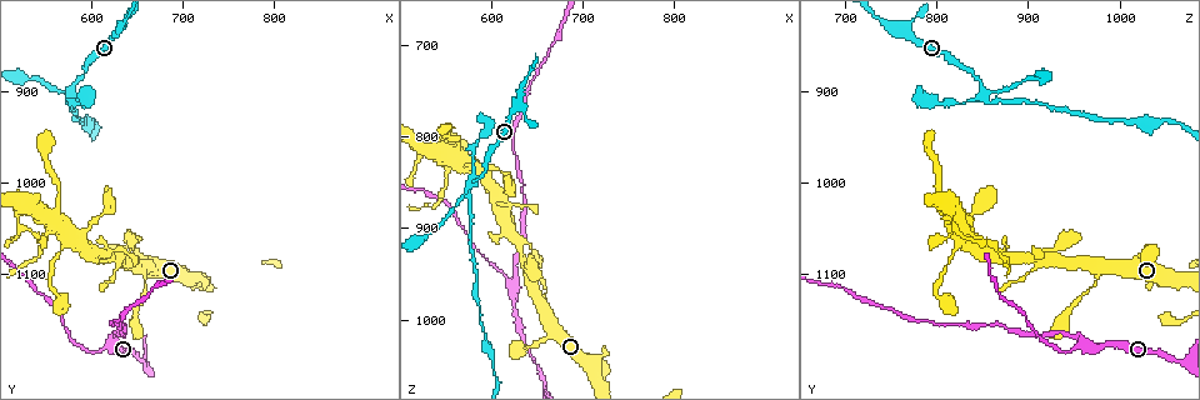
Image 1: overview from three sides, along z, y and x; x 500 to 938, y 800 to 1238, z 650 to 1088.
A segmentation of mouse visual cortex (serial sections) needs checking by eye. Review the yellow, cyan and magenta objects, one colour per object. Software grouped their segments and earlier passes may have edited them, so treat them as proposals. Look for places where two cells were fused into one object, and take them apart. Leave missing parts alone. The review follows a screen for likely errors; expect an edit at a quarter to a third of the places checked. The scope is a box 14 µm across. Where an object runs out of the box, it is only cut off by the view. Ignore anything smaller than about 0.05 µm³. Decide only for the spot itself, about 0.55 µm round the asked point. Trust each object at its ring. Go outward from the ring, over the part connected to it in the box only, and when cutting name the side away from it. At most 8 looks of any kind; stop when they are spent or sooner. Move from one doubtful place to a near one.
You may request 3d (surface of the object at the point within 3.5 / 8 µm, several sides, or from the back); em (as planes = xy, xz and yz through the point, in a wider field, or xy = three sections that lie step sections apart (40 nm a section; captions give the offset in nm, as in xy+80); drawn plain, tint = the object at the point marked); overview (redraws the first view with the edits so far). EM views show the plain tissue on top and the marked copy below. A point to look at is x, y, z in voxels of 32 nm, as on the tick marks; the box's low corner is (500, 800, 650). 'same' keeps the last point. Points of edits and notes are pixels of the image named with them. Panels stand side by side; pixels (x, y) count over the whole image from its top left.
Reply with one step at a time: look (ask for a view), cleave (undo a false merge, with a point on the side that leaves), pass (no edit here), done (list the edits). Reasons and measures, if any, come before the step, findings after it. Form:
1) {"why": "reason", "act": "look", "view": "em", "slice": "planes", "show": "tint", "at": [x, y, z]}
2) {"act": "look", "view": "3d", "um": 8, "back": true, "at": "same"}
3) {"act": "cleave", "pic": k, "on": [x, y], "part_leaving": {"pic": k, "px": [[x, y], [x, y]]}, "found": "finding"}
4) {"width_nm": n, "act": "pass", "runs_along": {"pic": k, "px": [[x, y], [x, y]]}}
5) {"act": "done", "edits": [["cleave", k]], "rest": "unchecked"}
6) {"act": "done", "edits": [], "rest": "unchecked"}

{"why": "branch point", "act": "look", "view": "3d", "um": 8, "at": [630, 830, 760]}

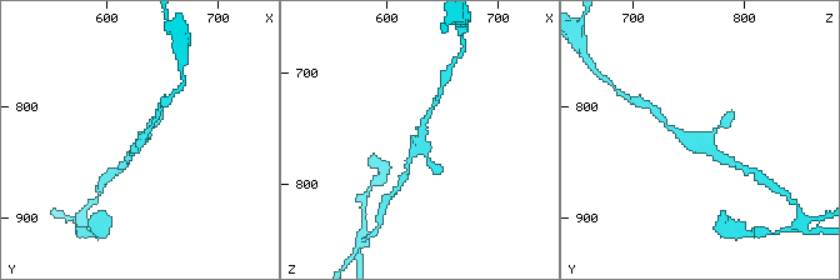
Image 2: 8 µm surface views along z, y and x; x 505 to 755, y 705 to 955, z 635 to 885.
{"act": "look", "view": "em", "slice": "xy", "step": 1, "show": "tint", "at": [632, 832, 764]}

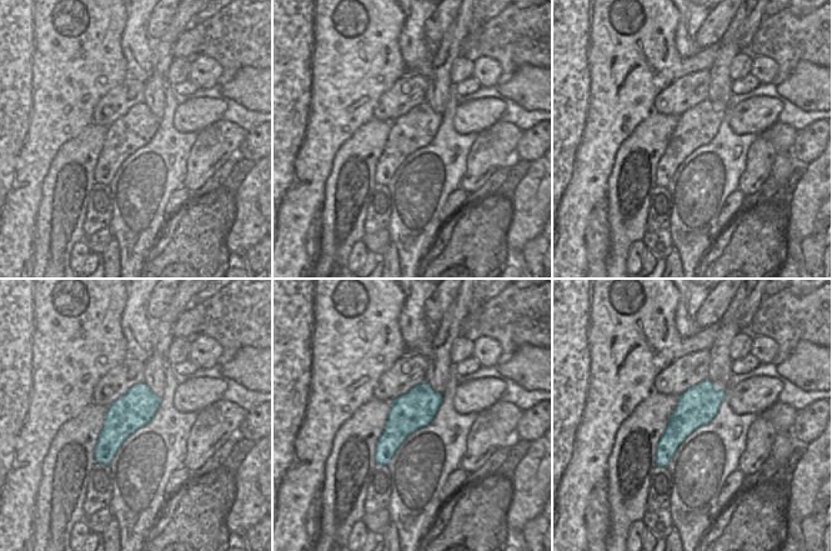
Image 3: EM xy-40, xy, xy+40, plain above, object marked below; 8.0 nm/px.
{"act": "pass", "runs_along": {"pic": 2, "px": [[730, 160], [673, 129]]}, "found": "all the same cell"}

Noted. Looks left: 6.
{"why": "four or more arms meet", "act": "look", "view": "3d", "um": 3.5, "at": [580, 900, 850]}

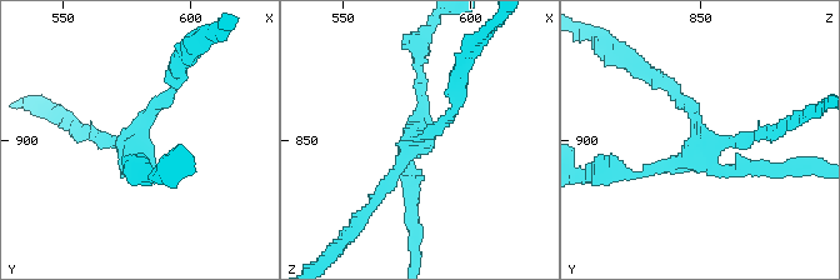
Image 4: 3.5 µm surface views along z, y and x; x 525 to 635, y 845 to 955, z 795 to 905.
{"arms": 4, "arm_widths_nm": [150, 150, 150, 200], "why": "shape alone is not enough", "act": "look", "view": "em", "slice": "xy", "step": 2, "show": "tint", "at": [578, 903, 849]}

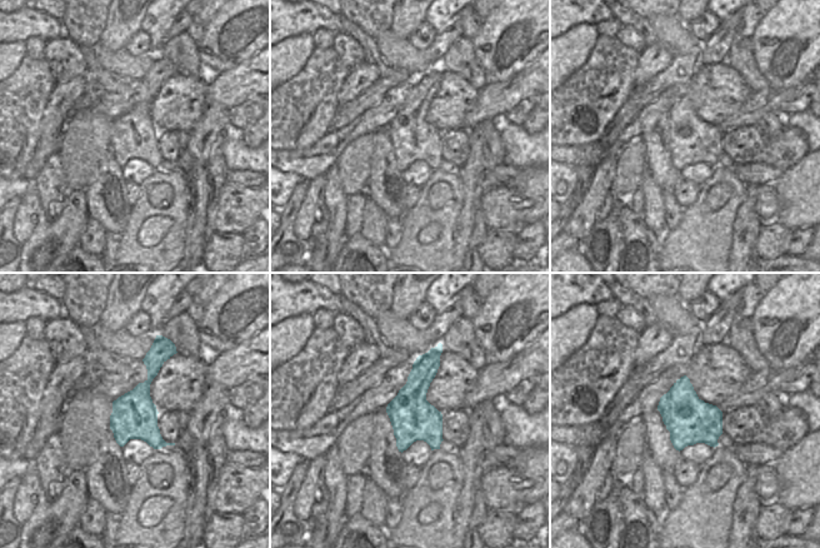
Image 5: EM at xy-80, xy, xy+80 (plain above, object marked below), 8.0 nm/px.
{"act": "look", "view": "em", "slice": "xy", "step": 1, "show": "tint", "at": "same"}

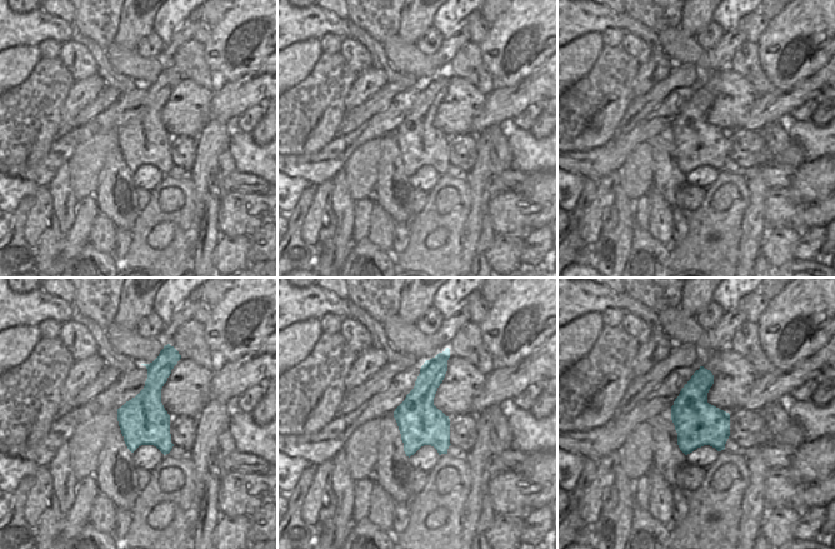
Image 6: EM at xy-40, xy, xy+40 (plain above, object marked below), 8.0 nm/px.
{"act": "pass", "runs_along": {"pic": 4, "px": [[669, 85], [718, 170], [769, 170]]}, "found": "one cell here"}

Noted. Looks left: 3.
{"why": "abrupt turn", "act": "look", "view": "3d", "um": 8, "back": true, "at": [630, 1085, 915]}

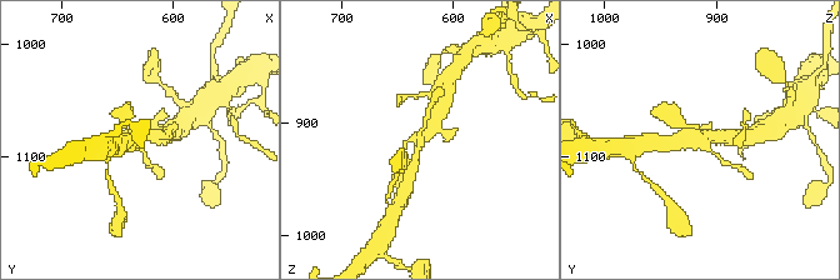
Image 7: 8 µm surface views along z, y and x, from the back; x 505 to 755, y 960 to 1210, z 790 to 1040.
{"act": "look", "view": "em", "slice": "xy", "step": 3, "show": "tint", "at": [630, 1082, 914]}

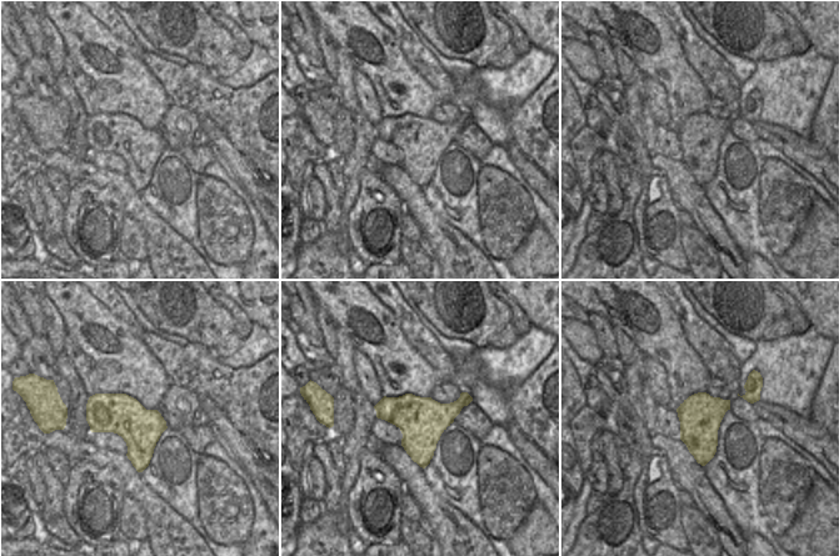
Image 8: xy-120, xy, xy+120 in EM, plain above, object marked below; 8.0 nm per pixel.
{"act": "pass", "runs_along": {"pic": 7, "px": [[411, 170], [420, 138], [440, 109]]}, "found": "one cell here"}

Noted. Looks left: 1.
{"act": "done", "edits": [], "rest": "unchecked"}

